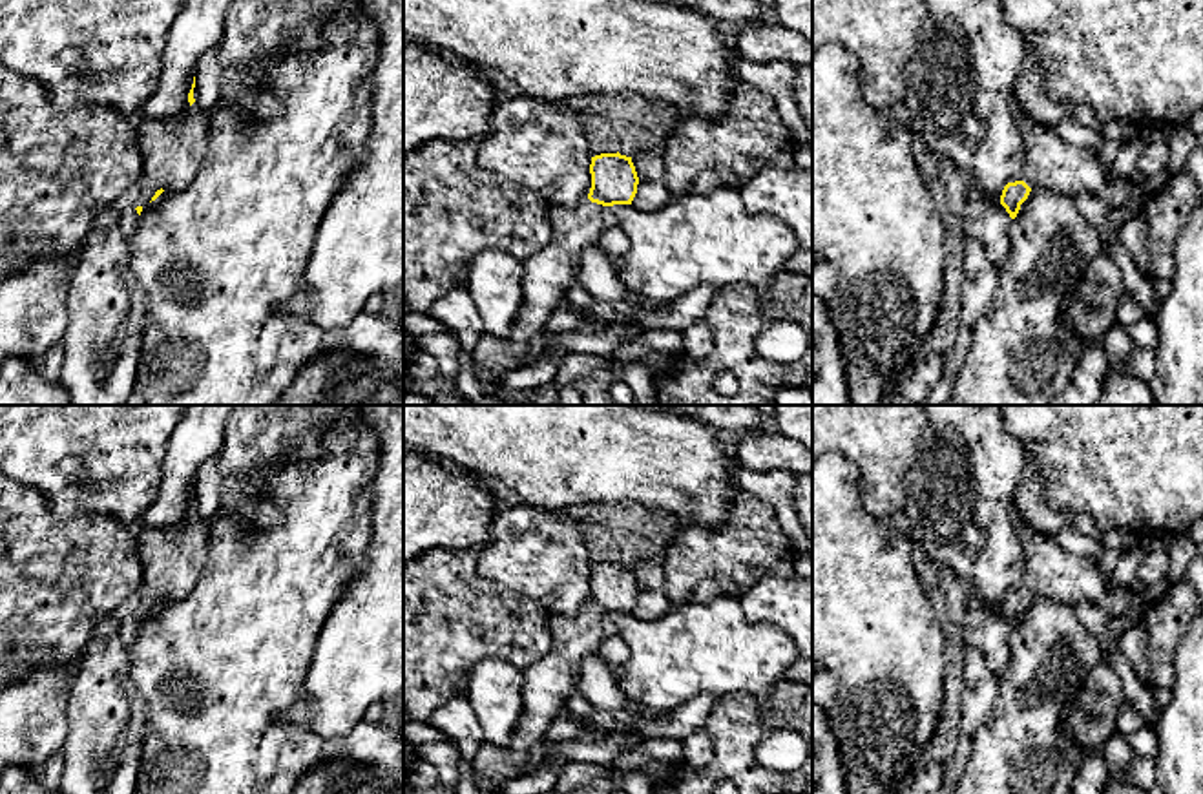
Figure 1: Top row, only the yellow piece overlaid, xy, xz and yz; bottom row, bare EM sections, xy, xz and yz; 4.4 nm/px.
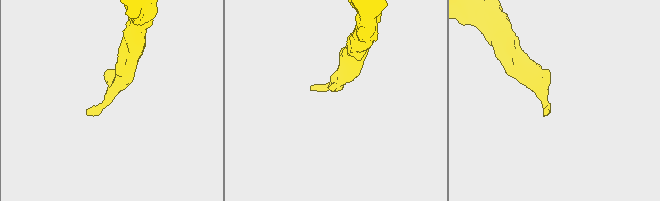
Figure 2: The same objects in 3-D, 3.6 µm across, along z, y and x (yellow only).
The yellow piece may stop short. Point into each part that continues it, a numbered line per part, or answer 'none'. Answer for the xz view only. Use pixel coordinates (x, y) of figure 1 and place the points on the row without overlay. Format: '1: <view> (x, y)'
1: xz (548, 683)

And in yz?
1: yz (1050, 572)

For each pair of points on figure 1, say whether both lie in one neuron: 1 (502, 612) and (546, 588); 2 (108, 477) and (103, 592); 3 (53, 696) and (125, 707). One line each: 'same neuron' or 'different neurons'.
1: different neurons
2: different neurons
3: different neurons

